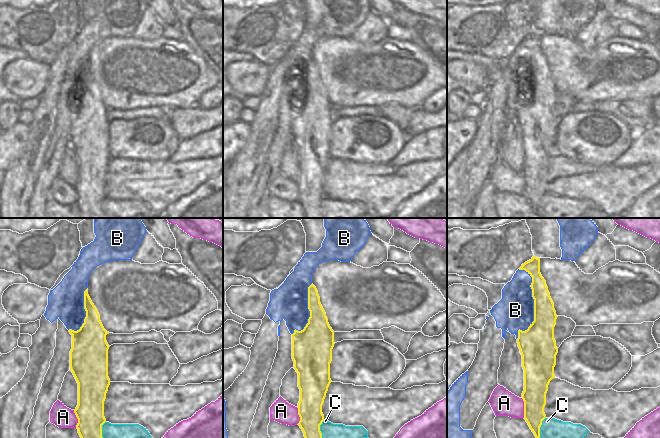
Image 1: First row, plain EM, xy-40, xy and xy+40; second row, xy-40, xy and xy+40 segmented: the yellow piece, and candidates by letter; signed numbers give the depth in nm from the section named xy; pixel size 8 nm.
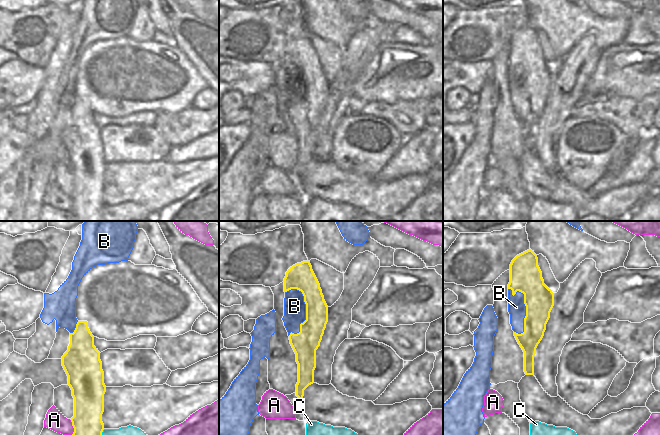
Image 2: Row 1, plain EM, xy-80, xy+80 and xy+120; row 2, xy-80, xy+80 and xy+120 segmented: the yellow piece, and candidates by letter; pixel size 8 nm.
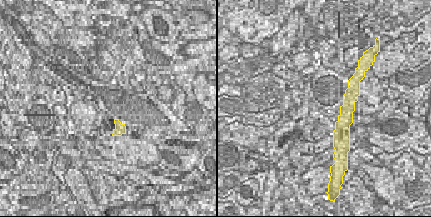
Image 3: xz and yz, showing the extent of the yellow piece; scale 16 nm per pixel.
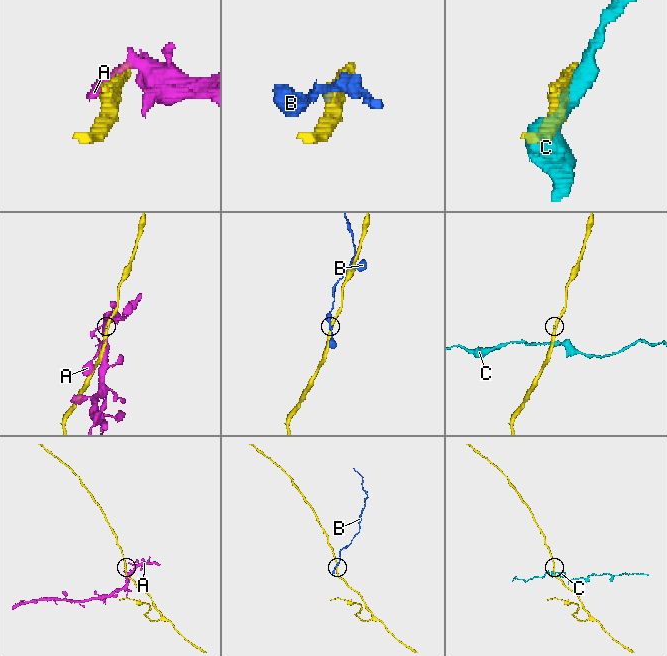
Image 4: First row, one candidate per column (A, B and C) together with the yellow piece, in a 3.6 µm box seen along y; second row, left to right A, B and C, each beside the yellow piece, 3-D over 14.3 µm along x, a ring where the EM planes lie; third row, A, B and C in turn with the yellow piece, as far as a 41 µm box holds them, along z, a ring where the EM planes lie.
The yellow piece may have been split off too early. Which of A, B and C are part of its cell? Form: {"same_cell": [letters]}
{"same_cell": []}

